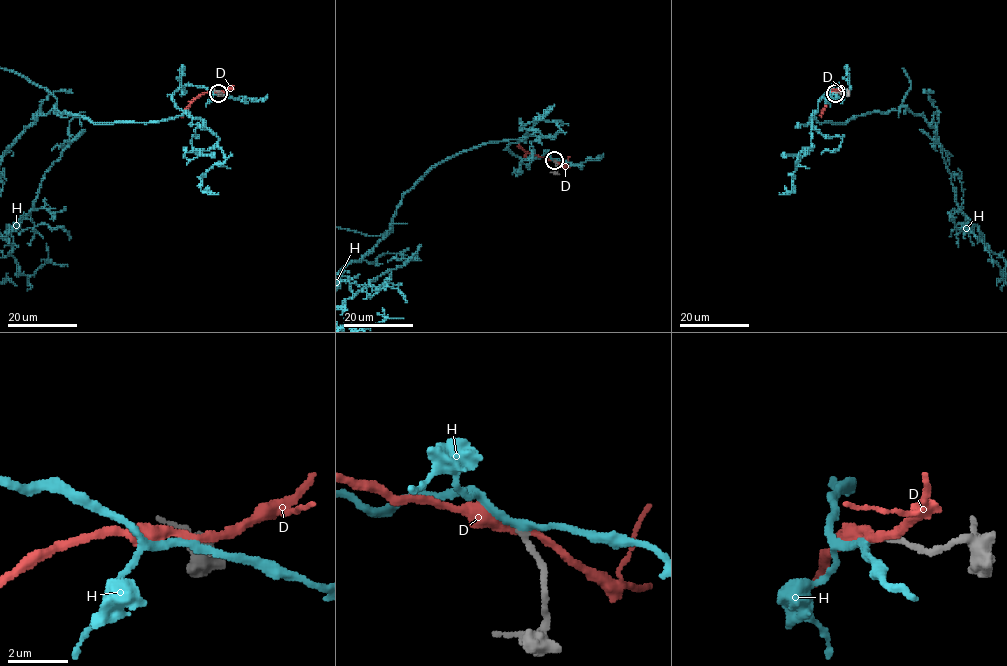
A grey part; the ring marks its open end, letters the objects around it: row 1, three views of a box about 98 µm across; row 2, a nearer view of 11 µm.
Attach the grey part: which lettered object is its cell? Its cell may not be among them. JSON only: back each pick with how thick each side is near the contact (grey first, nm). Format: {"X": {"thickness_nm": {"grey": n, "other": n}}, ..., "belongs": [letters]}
{"H": {"thickness_nm": {"grey": 200, "other": 240}}, "belongs": ["H"]}

